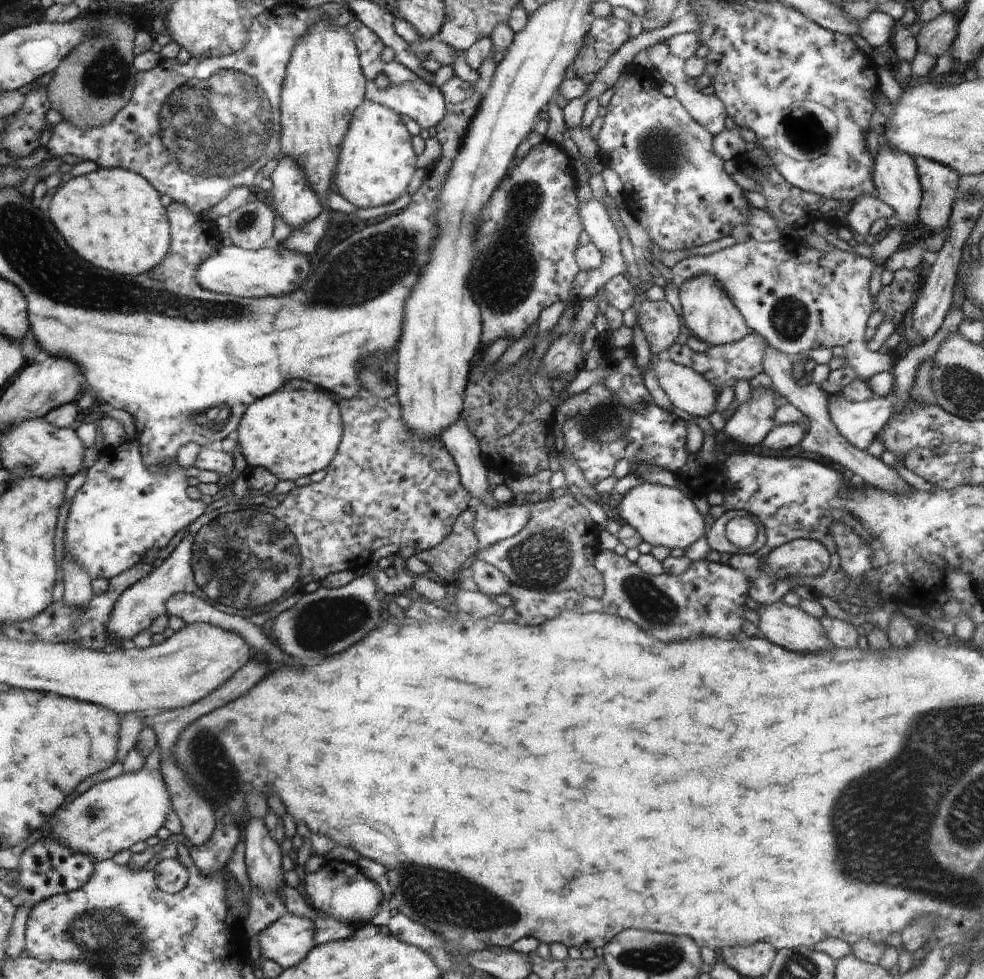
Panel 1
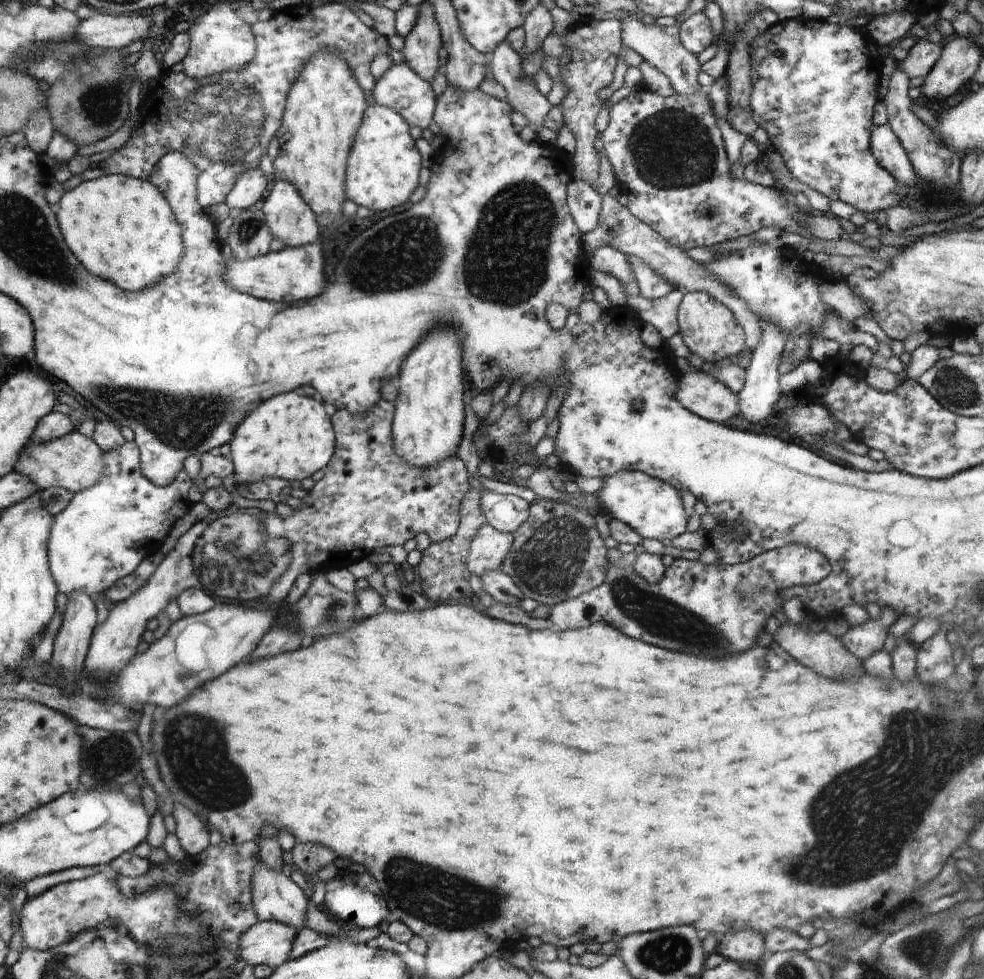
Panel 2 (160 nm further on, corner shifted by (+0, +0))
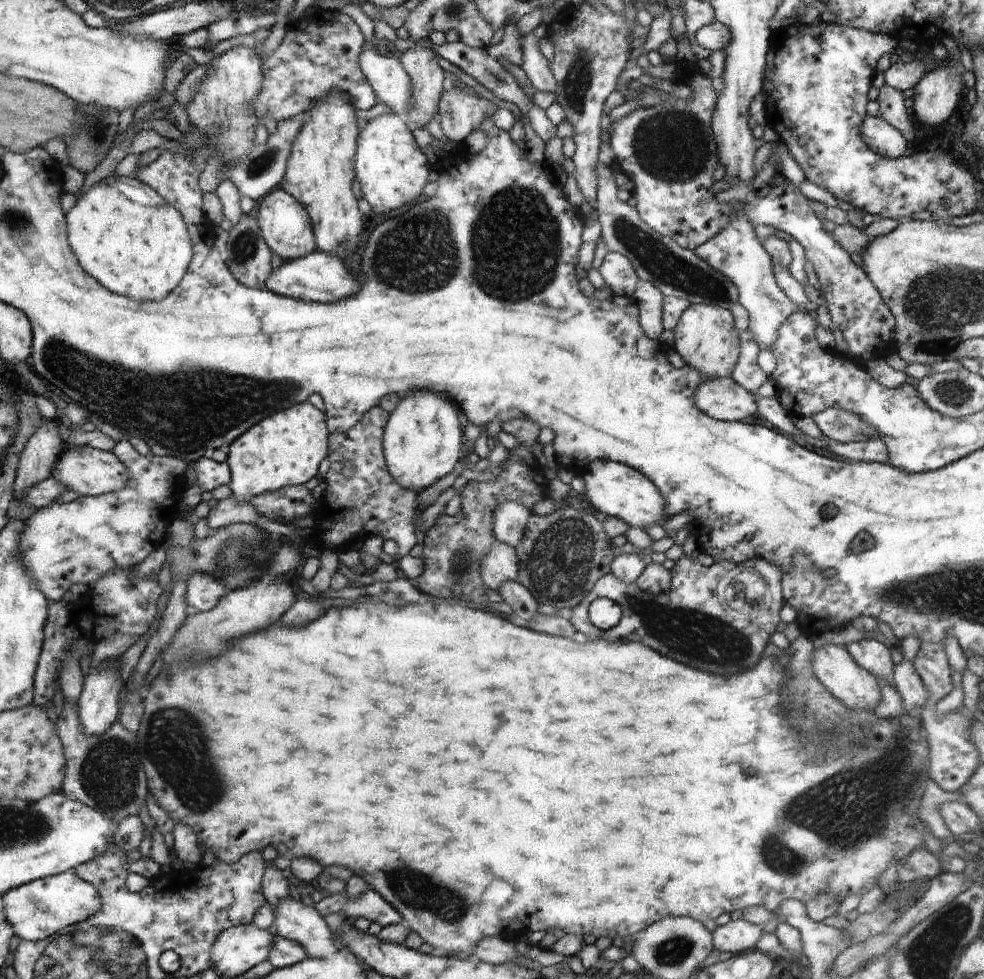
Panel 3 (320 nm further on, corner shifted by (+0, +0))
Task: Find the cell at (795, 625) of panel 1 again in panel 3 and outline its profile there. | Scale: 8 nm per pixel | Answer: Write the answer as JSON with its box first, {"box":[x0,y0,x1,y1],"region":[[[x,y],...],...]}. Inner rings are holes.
{"box":[813,645,881,710],"region":[[[825,645],[813,652],[813,671],[816,678],[848,709],[873,710],[880,704],[881,692],[877,678],[858,666],[844,646]]]}

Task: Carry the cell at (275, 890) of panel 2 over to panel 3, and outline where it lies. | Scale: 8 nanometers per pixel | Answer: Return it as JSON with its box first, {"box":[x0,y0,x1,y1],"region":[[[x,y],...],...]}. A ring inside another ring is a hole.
{"box":[272,897,340,959],"region":[[[292,897],[282,901],[274,912],[275,921],[272,925],[274,934],[283,936],[291,941],[297,942],[304,947],[305,953],[311,959],[326,959],[334,957],[340,949],[338,940],[333,937],[333,932],[328,929],[322,916],[312,906],[304,906],[302,902],[297,902]]]}

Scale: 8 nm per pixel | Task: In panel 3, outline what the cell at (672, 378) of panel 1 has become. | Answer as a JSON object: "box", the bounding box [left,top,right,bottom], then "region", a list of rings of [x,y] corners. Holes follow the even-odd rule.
{"box":[694,376,758,421],"region":[[[731,376],[703,378],[694,400],[700,412],[719,421],[742,421],[754,416],[758,408],[756,397]]]}

